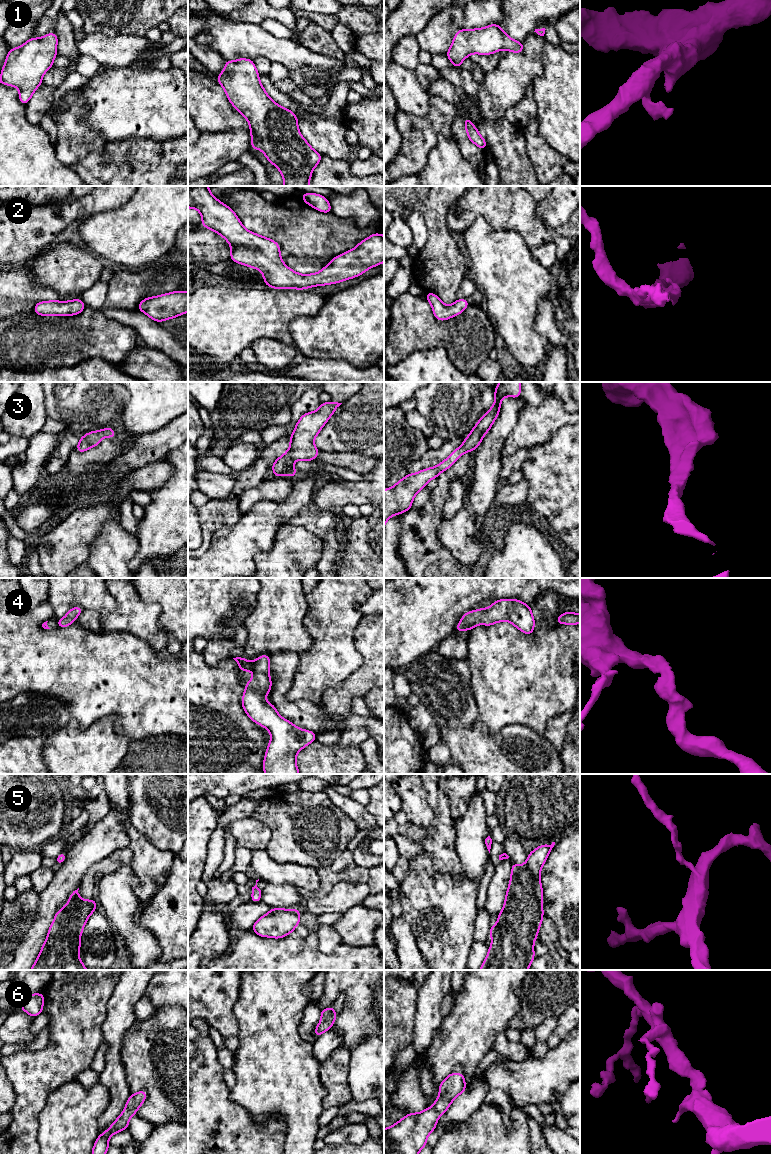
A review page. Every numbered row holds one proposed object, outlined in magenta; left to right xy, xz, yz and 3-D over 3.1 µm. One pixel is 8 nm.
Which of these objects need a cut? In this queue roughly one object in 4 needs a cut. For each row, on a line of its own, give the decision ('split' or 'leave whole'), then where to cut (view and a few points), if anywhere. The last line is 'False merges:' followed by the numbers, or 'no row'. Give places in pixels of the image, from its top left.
1: leave whole | no cut
2: leave whole | no cut
3: leave whole | no cut
4: leave whole | no cut
5: leave whole | no cut
6: leave whole | no cut
False merges: no row

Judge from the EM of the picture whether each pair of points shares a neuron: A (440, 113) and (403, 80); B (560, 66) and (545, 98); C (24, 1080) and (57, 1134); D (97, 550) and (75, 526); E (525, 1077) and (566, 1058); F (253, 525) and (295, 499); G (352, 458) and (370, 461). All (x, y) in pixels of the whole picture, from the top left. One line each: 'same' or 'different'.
A: different
B: same
C: different
D: different
E: same
F: same
G: same

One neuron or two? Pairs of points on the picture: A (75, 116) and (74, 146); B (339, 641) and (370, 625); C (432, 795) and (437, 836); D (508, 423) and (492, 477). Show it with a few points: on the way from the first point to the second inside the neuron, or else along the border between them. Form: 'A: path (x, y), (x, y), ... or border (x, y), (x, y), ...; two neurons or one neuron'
A: path (74, 123), (74, 139); one neuron
B: border (363, 616), (354, 632), (354, 645), (360, 655); two neurons
C: path (440, 805), (440, 826); one neuron
D: path (496, 436), (494, 438), (494, 458), (492, 464); one neuron

